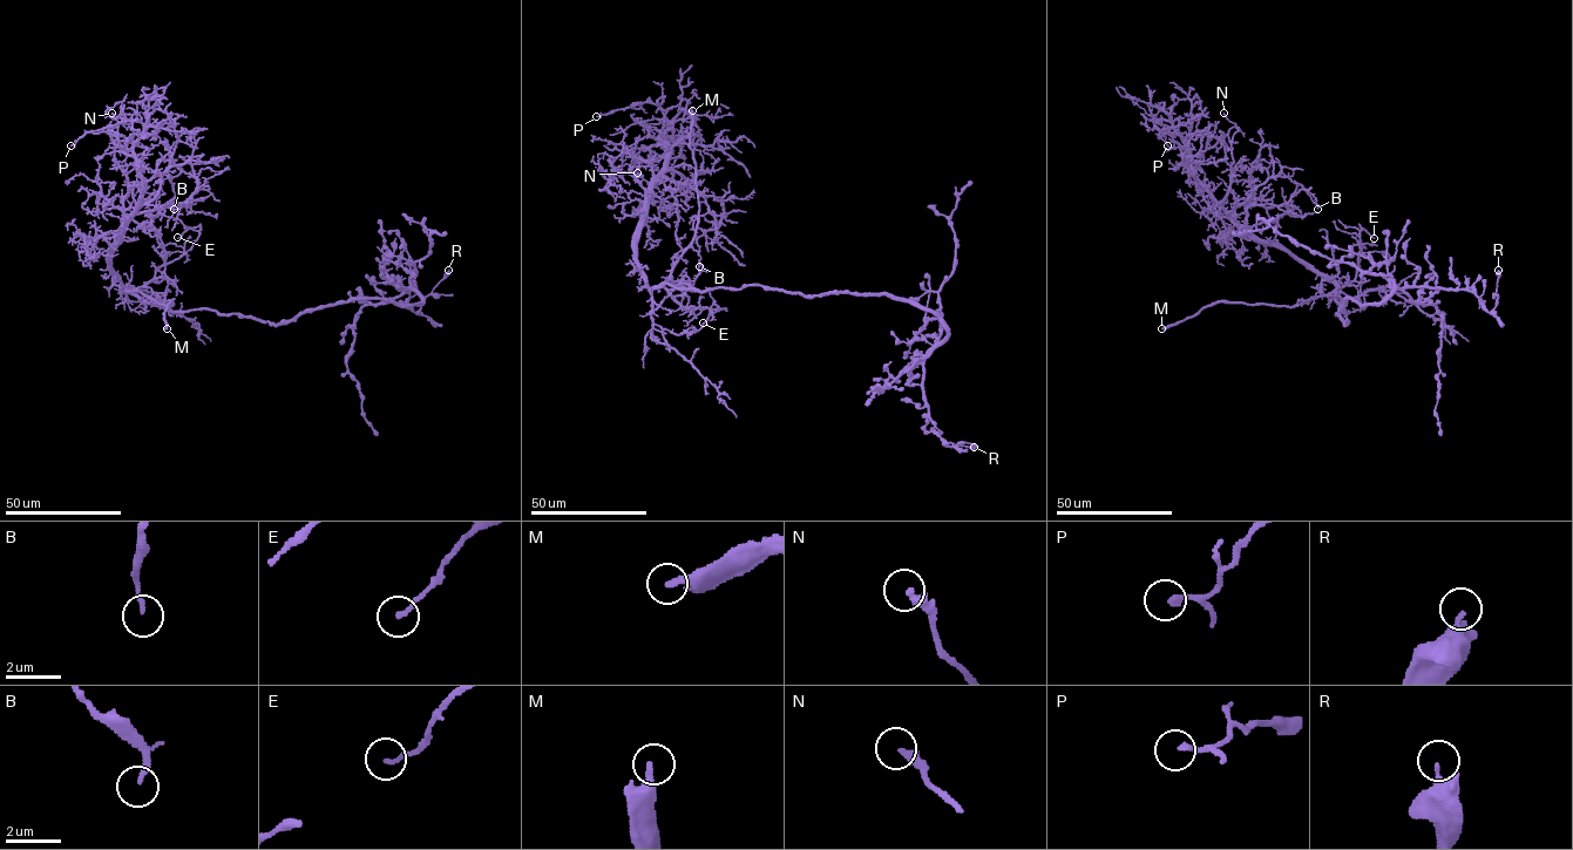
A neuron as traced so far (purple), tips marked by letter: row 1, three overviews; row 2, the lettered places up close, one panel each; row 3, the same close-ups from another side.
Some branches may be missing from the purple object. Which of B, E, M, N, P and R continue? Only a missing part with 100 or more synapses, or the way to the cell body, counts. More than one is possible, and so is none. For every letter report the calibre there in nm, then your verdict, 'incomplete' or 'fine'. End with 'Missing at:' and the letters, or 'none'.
B: 170 nm | fine
E: 140 nm | fine
M: 260 nm | incomplete
N: 300 nm | fine
P: 200 nm | fine
R: 300 nm | fine
Missing at: M

